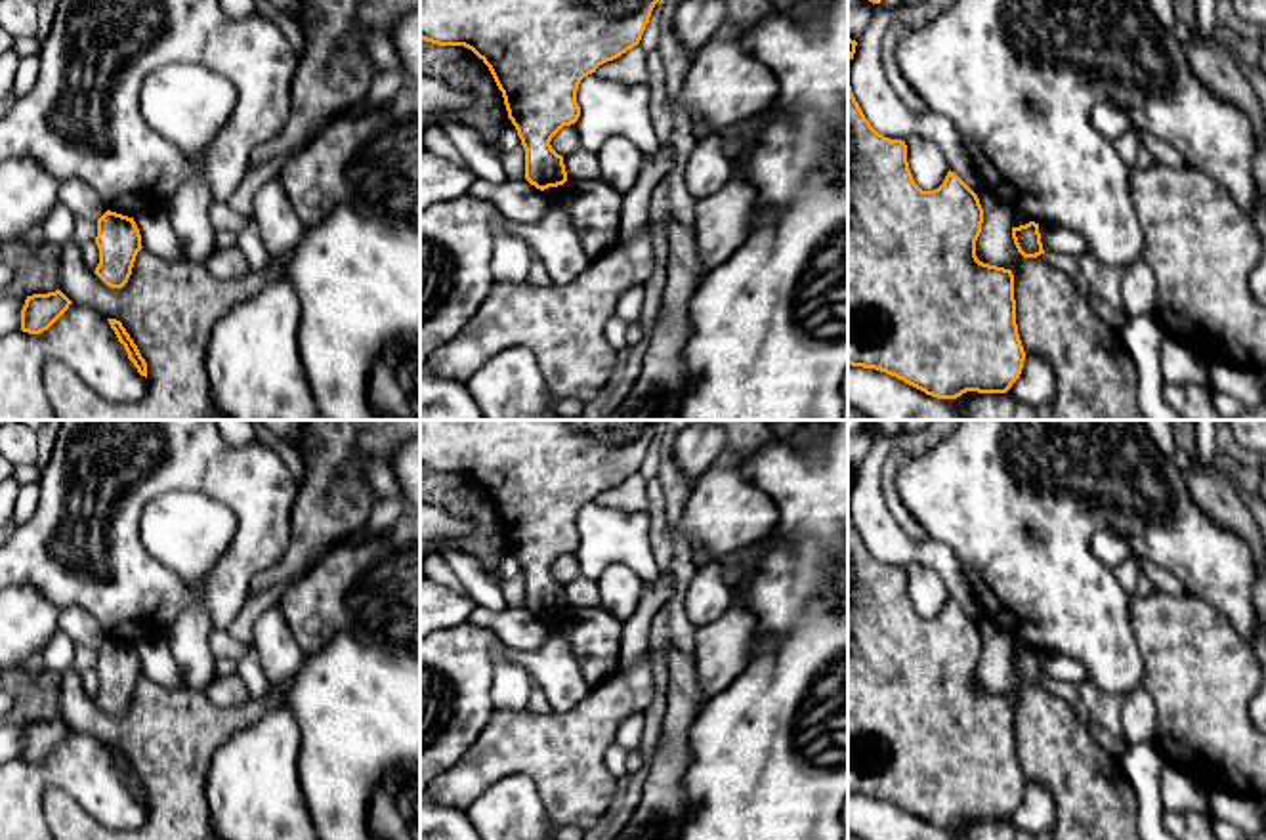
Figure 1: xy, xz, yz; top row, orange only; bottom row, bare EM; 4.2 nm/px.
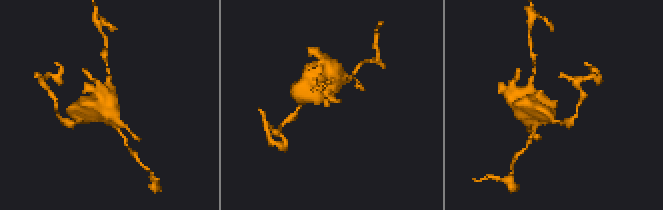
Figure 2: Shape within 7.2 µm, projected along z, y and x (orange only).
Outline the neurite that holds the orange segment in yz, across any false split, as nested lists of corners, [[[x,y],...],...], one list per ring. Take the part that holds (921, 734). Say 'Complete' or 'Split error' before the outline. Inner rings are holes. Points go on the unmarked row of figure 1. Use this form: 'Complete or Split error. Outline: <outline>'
Complete. Outline: [[[848,502],[848,792],[875,796],[938,827],[957,827],[966,819],[1006,821],[1020,806],[1025,779],[1016,752],[1014,703],[1010,697],[978,687],[976,668],[981,661],[983,636],[978,622],[955,601],[947,599],[934,619],[922,619],[909,598],[907,573],[878,561],[855,529]]]

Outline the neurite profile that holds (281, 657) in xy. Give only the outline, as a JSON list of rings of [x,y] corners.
[[[279,601],[260,615],[252,632],[252,647],[271,685],[290,685],[306,661]]]

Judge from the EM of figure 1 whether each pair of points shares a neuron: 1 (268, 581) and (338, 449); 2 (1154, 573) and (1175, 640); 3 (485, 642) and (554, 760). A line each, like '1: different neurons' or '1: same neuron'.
1: same neuron
2: different neurons
3: different neurons

